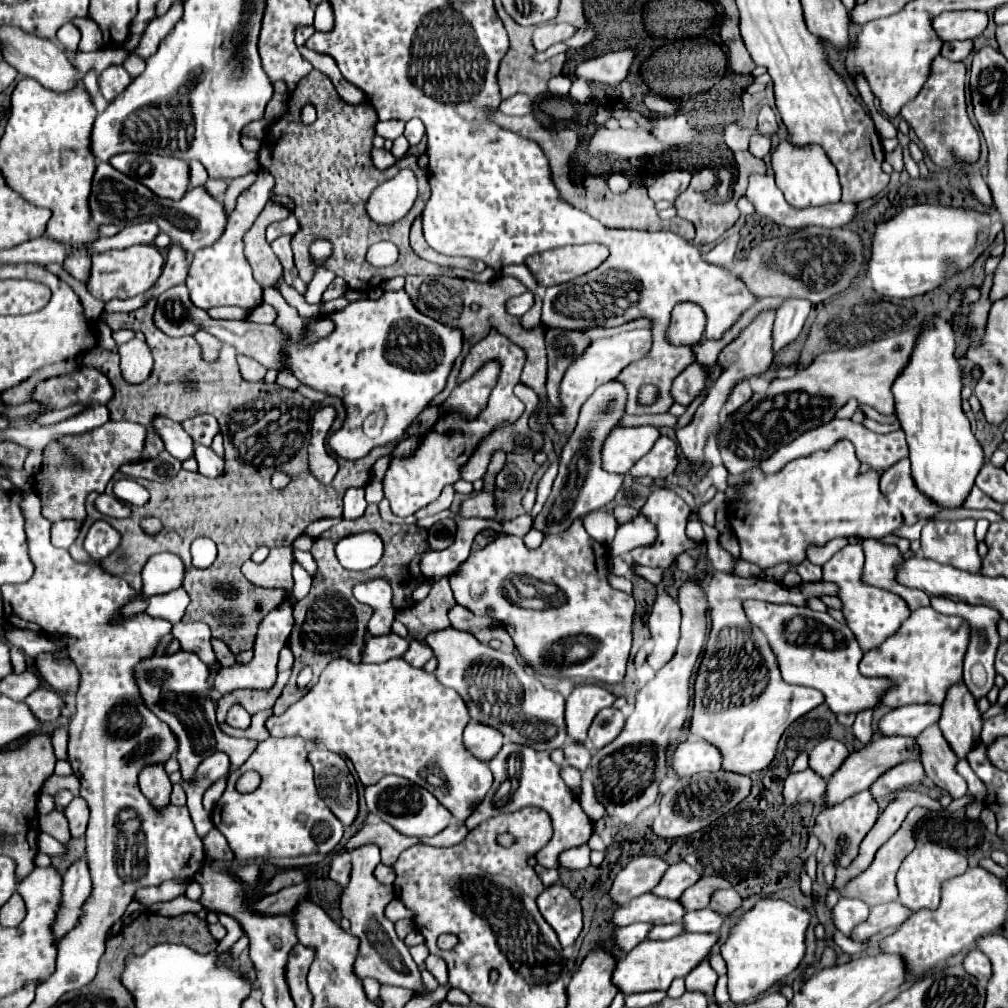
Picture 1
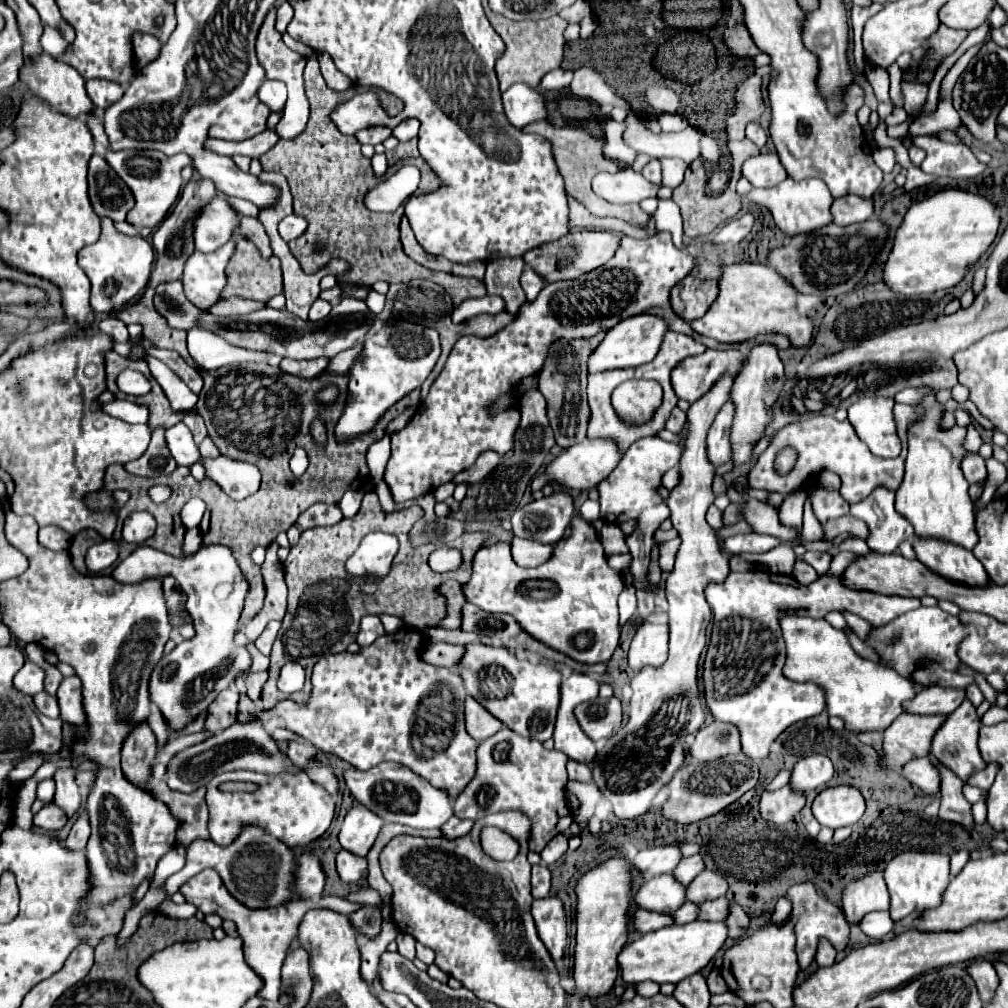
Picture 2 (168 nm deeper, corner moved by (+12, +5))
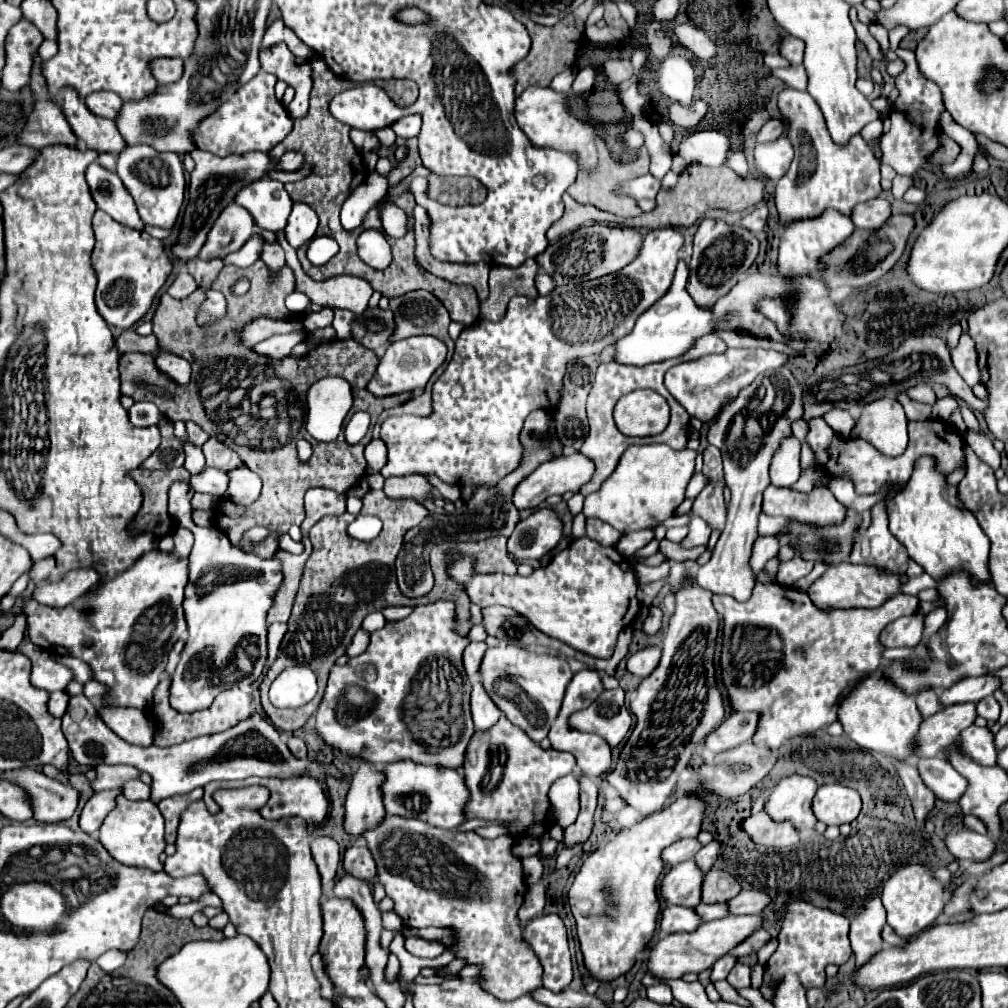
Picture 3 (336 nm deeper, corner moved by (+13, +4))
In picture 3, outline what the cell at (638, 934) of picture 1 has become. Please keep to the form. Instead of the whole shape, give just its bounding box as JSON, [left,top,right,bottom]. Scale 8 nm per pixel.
[660,906,702,934]

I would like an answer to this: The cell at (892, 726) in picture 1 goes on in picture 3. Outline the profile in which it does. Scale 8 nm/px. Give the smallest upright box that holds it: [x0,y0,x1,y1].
[940,676,1000,706]

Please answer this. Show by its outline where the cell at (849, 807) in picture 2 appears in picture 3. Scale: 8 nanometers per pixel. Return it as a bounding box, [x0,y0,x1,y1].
[812,784,862,826]

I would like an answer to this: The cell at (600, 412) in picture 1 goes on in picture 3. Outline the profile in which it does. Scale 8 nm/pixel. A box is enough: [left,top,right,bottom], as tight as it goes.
[508,508,562,560]

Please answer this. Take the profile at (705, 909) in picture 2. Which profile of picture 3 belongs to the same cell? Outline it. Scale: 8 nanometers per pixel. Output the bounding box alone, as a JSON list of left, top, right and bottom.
[728,890,772,914]

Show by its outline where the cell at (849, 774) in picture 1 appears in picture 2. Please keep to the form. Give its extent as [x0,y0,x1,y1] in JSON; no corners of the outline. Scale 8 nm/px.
[879,715,945,771]

